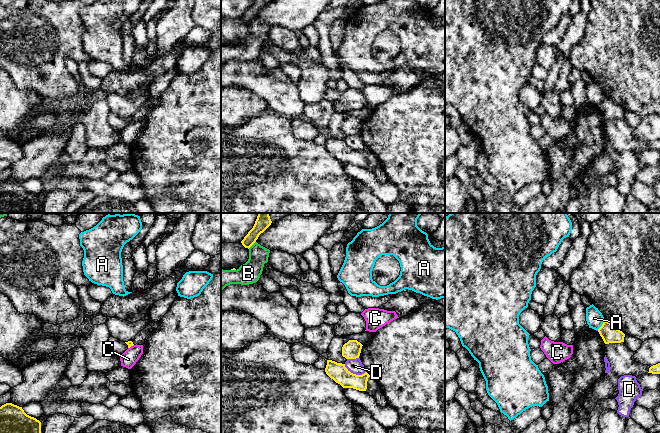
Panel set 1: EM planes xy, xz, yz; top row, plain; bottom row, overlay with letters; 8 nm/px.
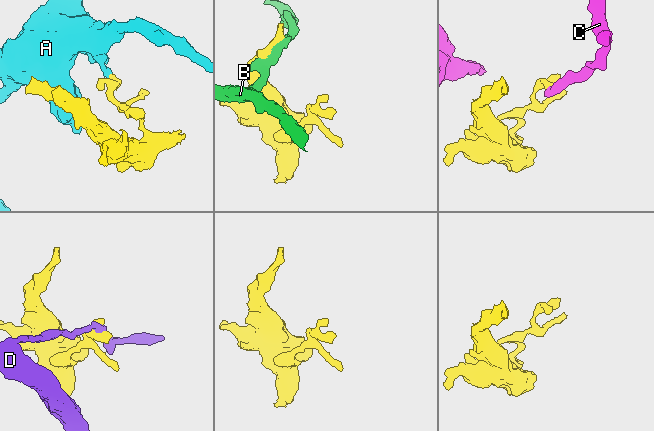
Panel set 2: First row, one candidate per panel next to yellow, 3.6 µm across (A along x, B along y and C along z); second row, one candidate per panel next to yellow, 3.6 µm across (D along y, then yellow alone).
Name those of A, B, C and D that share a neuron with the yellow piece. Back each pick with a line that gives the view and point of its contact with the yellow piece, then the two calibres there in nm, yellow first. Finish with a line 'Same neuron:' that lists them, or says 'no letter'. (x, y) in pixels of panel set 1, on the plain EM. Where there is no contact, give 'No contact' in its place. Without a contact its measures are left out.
Same neuron: no letter

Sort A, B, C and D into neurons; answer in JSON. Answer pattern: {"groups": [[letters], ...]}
{"groups": [["A"], ["B"], ["C"], ["D"]]}

